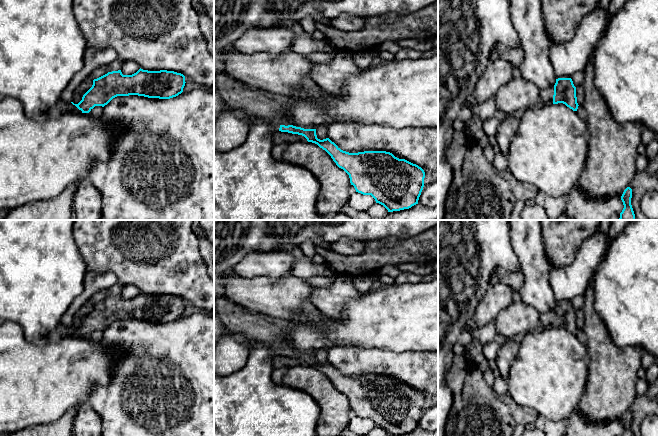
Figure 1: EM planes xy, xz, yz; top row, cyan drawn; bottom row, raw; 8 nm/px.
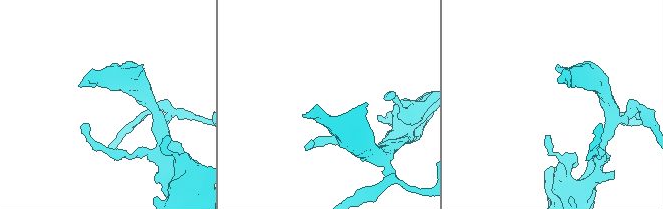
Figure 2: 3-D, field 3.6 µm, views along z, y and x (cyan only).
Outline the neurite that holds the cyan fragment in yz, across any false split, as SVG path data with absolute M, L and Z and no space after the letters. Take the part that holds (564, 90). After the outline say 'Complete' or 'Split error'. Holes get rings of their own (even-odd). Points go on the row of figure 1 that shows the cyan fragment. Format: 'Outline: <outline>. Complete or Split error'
Outline: M558 78L554 86L540 90L540 104L563 103L573 111L577 111L578 103L576 87L571 78Z. Split error

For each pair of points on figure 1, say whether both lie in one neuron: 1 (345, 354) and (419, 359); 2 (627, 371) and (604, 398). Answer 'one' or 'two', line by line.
1: one
2: one

